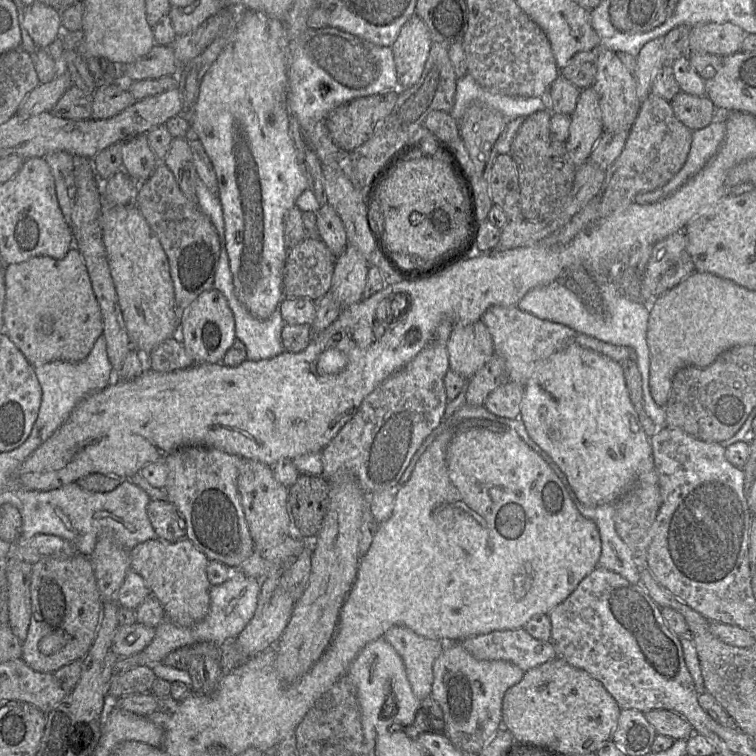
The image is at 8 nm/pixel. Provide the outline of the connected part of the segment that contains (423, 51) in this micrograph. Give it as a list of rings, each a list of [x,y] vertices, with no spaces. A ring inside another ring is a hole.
[[[415,13],[402,26],[391,46],[399,89],[408,89],[418,82],[431,44],[427,26]]]

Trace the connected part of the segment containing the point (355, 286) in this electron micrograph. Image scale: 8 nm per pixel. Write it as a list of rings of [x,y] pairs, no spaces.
[[[352,246],[335,258],[330,292],[343,307],[361,301],[367,279],[369,263]]]

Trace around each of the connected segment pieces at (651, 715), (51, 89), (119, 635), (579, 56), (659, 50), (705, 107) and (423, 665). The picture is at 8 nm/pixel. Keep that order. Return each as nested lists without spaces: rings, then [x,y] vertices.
[[[655,709],[644,713],[644,715],[657,734],[678,740],[688,739],[694,733],[690,723],[684,717],[673,711]]]
[[[60,71],[55,78],[35,87],[22,101],[16,115],[34,116],[43,112],[51,112],[57,101],[72,85],[66,71]]]
[[[138,622],[119,625],[112,642],[112,650],[117,656],[131,656],[142,652],[153,640],[155,628]]]
[[[594,48],[574,54],[568,64],[560,69],[560,75],[580,90],[592,86],[597,72],[597,50]]]
[[[664,37],[648,41],[636,57],[633,73],[636,81],[636,93],[642,103],[651,93],[653,79],[664,65]]]
[[[680,91],[670,101],[676,118],[692,131],[702,129],[716,118],[716,107],[708,96]]]
[[[403,625],[391,627],[383,637],[402,657],[413,693],[423,701],[431,695],[433,666],[444,649],[444,642],[418,635]]]

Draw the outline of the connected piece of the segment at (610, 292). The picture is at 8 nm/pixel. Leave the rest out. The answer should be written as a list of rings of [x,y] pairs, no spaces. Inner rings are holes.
[[[608,276],[591,277],[596,281],[604,302],[602,312],[591,313],[572,291],[556,282],[530,290],[519,301],[517,307],[537,318],[568,326],[577,333],[616,346],[634,349],[637,354],[637,365],[641,372],[644,410],[657,427],[664,427],[666,426],[665,409],[655,403],[649,385],[650,353],[647,344],[647,326],[650,316],[649,304],[628,299],[619,291],[611,278],[606,278]]]

